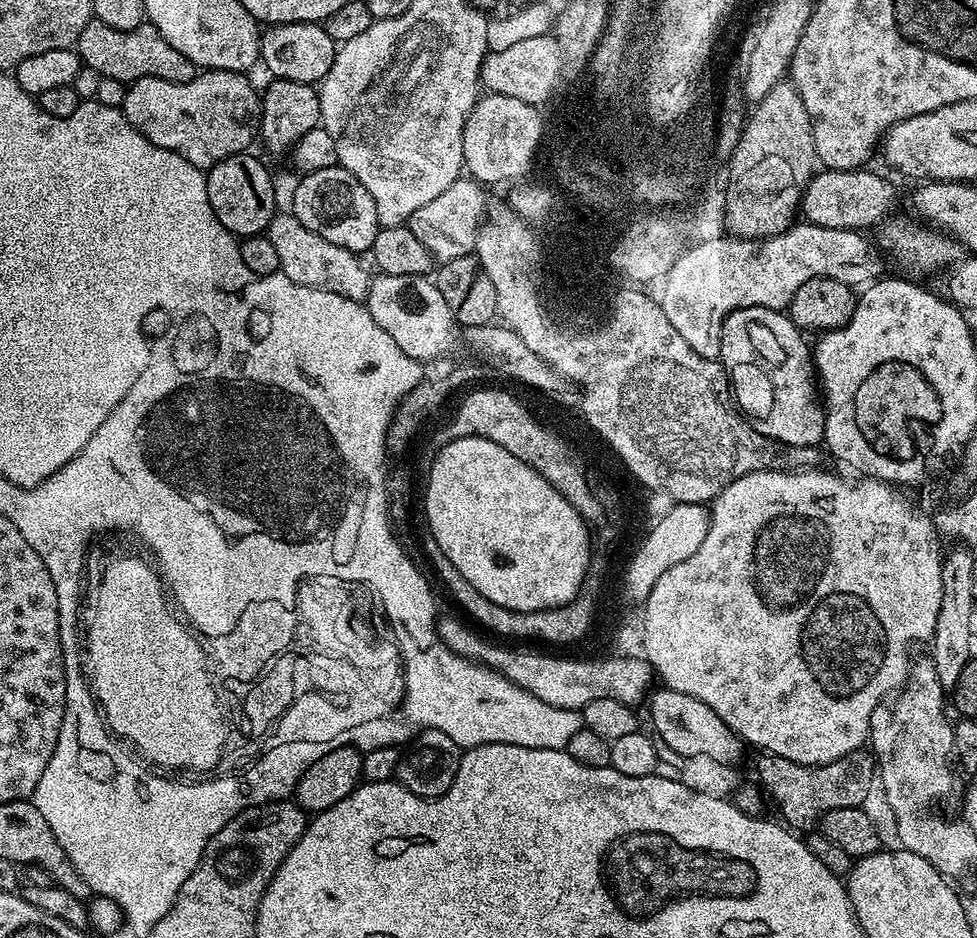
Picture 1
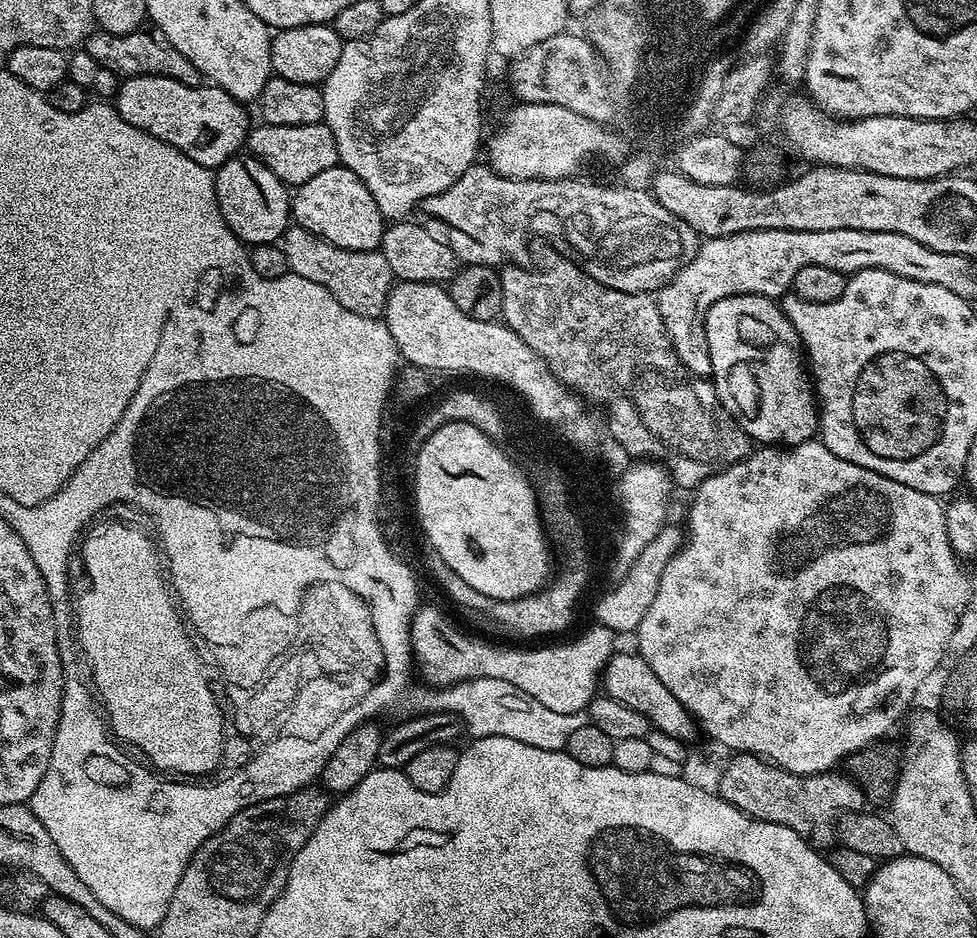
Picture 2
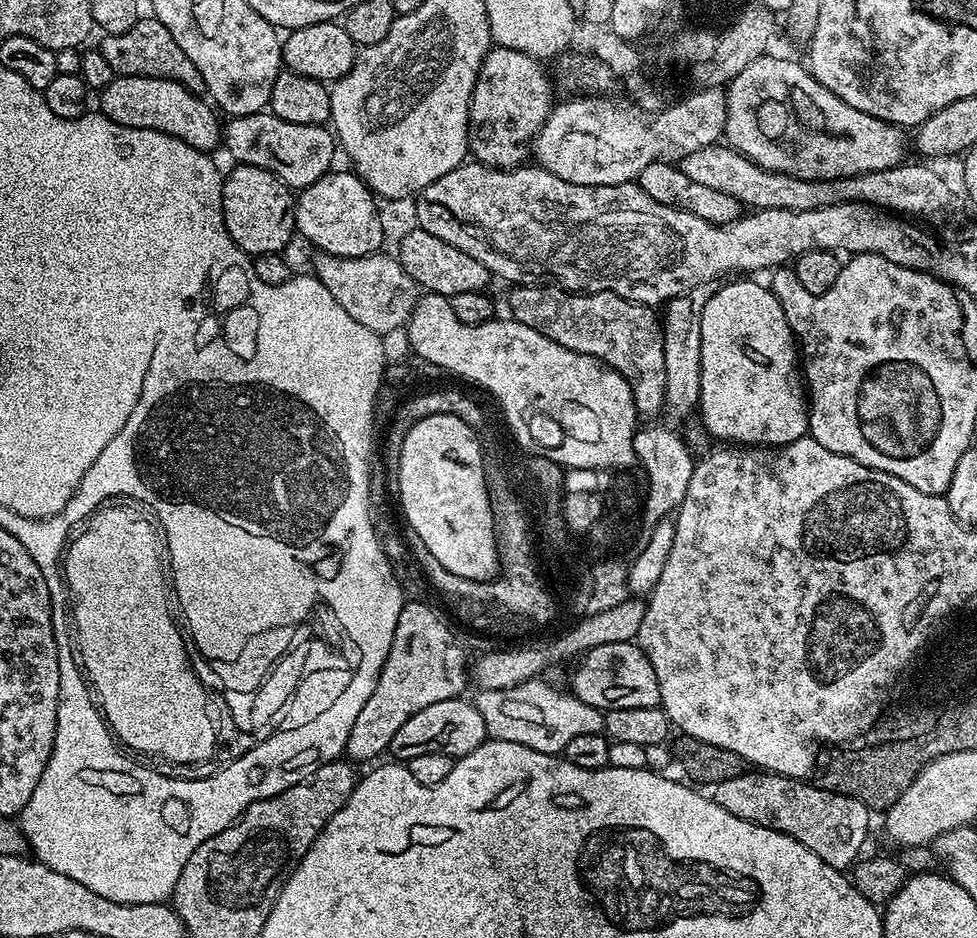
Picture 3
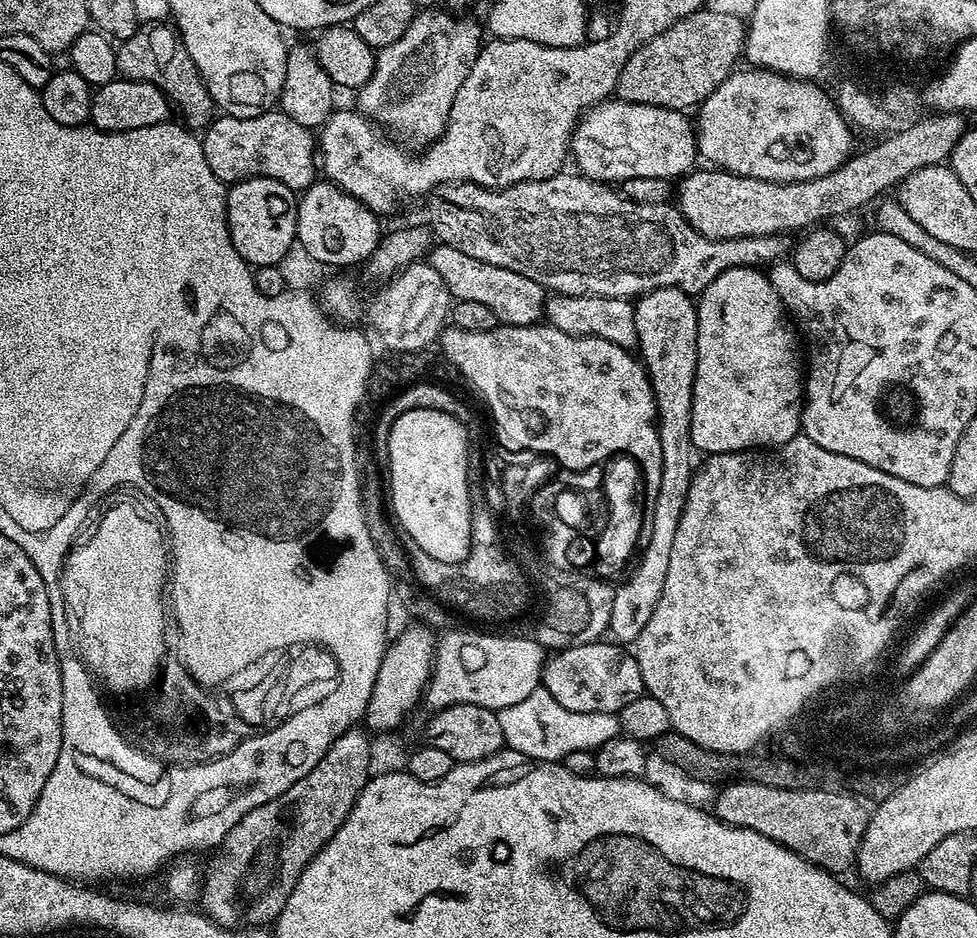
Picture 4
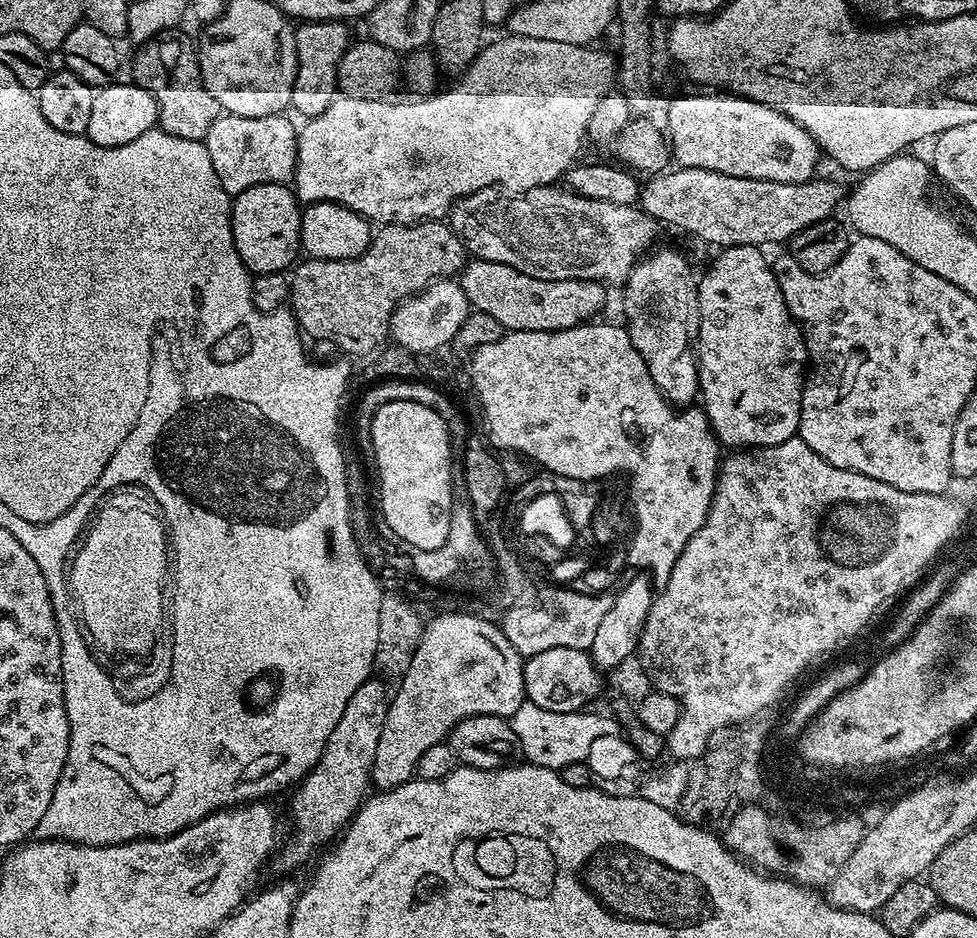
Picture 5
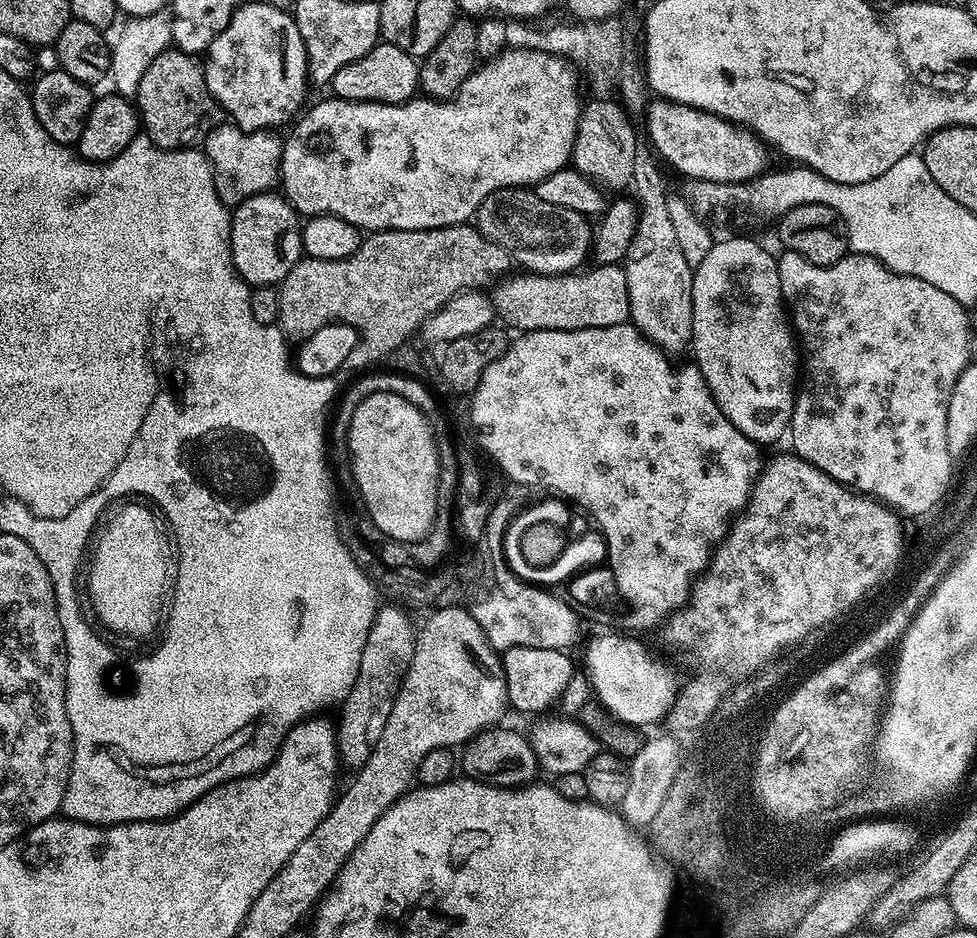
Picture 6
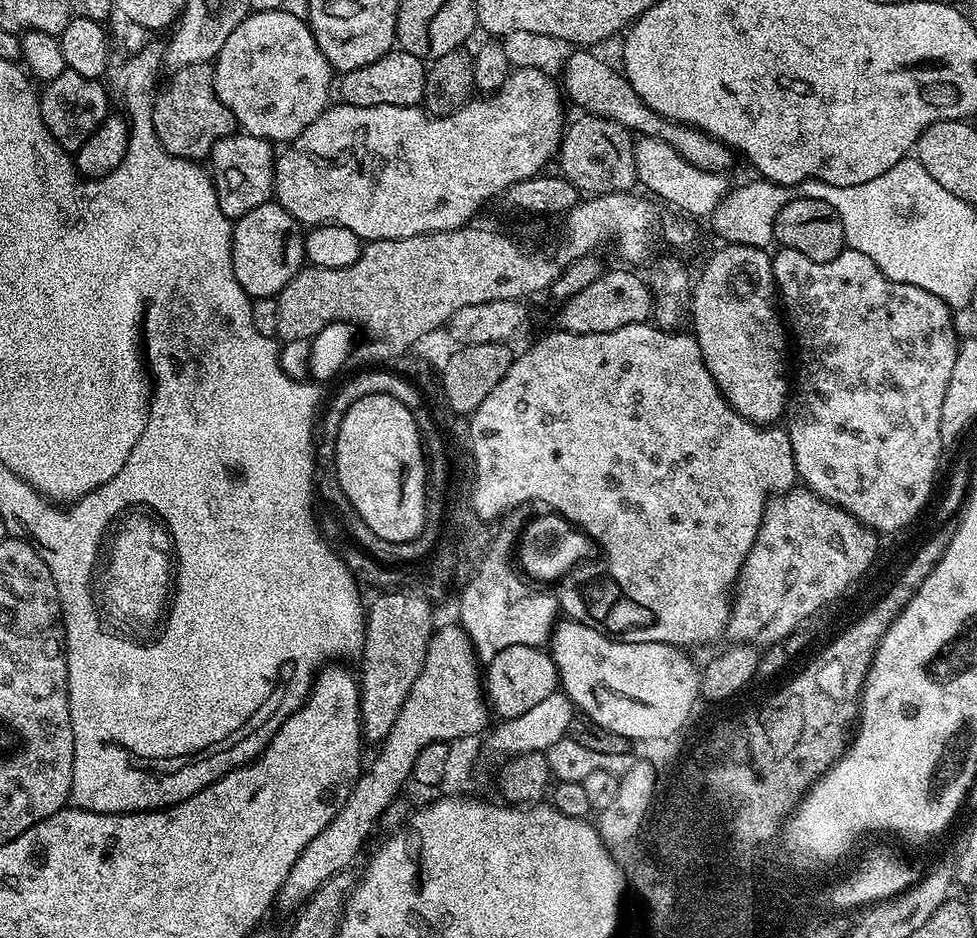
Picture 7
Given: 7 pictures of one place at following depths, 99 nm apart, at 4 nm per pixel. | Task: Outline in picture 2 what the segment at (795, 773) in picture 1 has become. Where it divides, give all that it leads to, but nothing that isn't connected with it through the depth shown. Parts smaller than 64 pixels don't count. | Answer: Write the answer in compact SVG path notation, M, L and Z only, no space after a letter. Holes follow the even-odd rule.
M737 752L731 758L733 760L720 769L718 794L721 798L755 820L790 826L817 850L831 849L837 843L838 832L833 825L844 813L859 812L865 807L864 791L843 771L803 776L787 772L762 756L753 756L751 752ZM831 824L832 828L828 828Z

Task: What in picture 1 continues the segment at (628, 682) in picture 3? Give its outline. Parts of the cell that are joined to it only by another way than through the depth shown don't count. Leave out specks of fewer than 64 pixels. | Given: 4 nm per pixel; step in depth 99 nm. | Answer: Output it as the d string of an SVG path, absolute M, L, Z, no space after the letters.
M661 687L659 691L656 697L651 697L652 705L648 708L652 715L651 731L663 747L665 744L672 751L673 757L702 755L731 766L738 765L740 748L742 749L740 737L729 730L726 722L722 722L722 718L718 718L718 714L714 714L714 710L706 706L706 702L698 702L698 698L690 698L690 694L675 692L672 688Z

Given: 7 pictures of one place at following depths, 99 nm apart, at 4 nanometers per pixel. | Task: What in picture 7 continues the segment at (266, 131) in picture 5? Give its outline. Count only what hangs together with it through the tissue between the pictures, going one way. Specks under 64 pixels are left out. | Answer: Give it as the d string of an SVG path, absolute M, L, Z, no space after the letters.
M243 130L222 138L212 148L210 175L216 188L218 206L232 222L254 210L254 206L262 206L273 199L277 153L272 152L272 148L269 141Z

